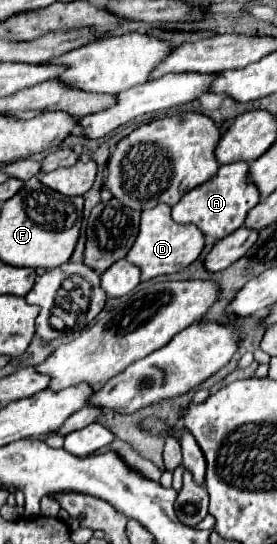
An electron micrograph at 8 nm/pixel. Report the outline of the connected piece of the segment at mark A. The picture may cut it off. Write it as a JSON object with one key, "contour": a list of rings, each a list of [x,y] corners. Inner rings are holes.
{"contour":[[[235,162],[221,166],[219,172],[207,180],[205,184],[189,190],[179,204],[173,206],[171,216],[177,224],[195,224],[205,236],[213,240],[221,240],[243,226],[247,212],[259,202],[259,192],[253,188],[253,184],[247,182],[247,162]]]}

